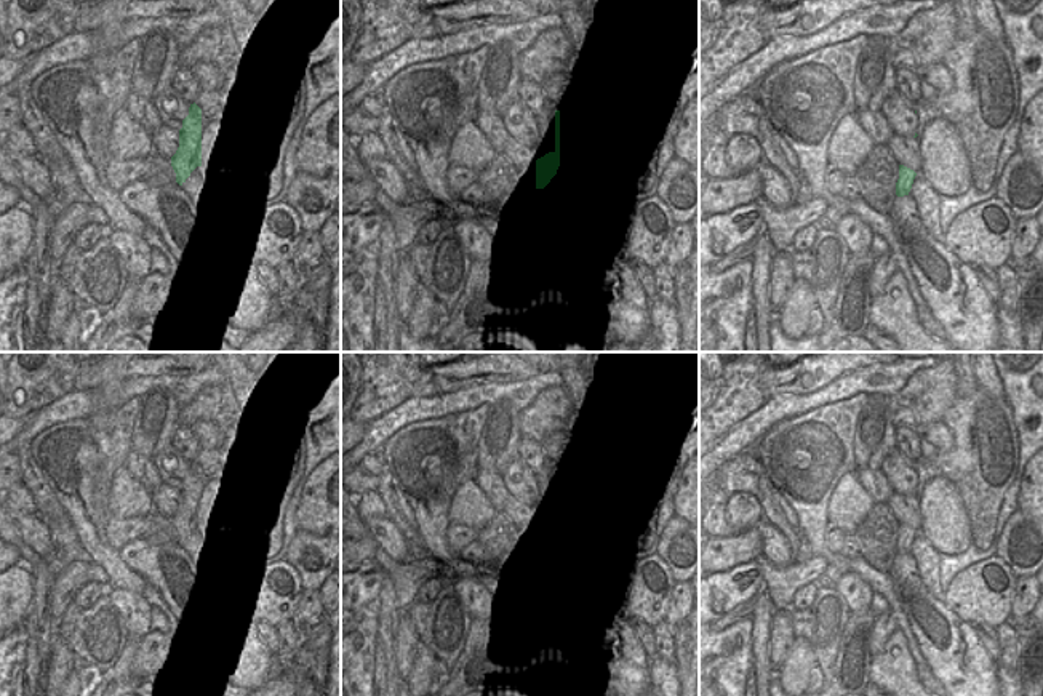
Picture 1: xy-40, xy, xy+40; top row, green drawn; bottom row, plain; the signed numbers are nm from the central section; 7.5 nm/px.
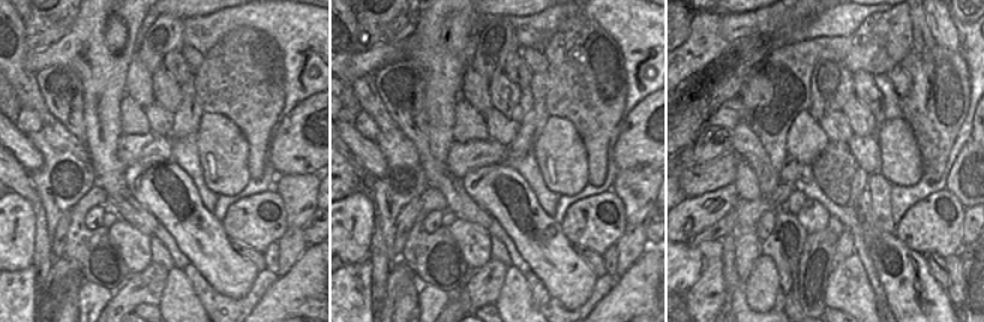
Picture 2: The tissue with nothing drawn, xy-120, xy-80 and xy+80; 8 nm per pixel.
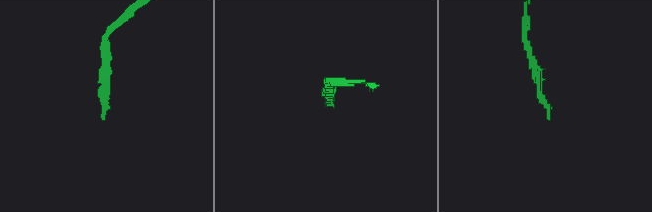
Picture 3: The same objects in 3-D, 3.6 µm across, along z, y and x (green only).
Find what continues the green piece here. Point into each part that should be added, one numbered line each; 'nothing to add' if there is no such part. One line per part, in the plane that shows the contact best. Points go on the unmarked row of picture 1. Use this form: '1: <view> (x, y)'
1: xy+40 (875, 536)

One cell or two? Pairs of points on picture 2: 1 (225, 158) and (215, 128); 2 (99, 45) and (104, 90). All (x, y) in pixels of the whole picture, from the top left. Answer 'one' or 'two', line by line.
1: one
2: one

